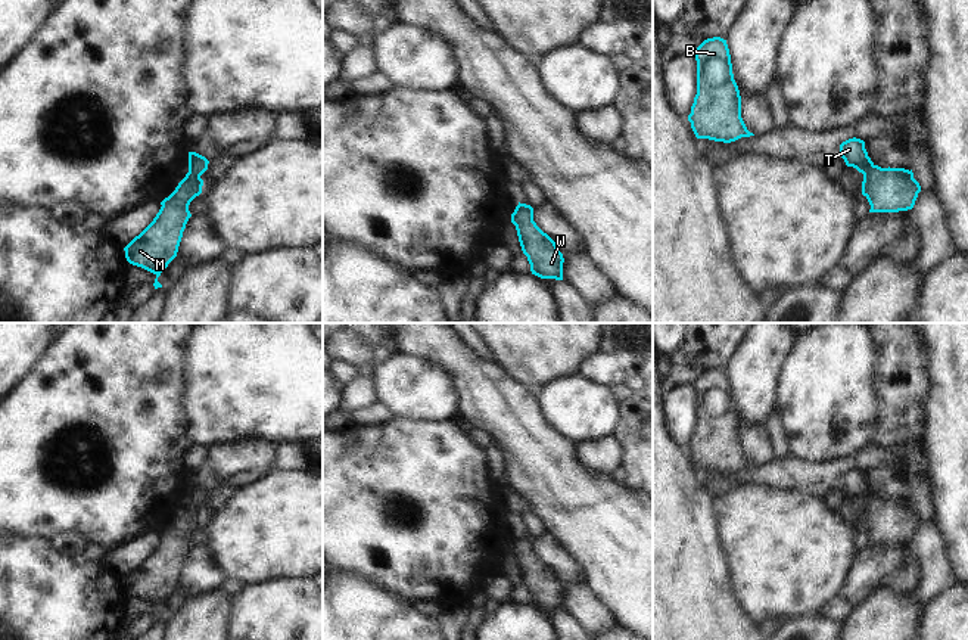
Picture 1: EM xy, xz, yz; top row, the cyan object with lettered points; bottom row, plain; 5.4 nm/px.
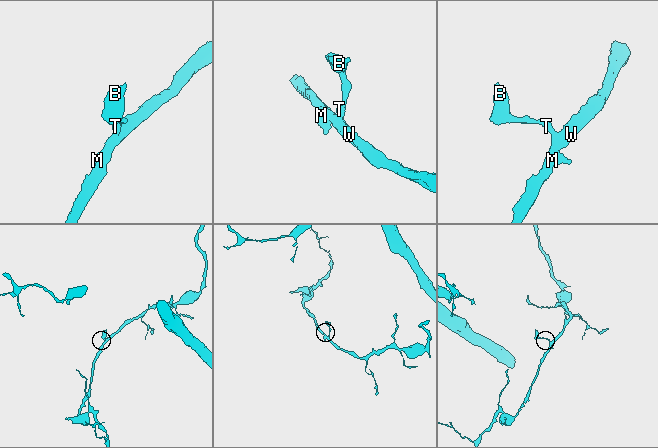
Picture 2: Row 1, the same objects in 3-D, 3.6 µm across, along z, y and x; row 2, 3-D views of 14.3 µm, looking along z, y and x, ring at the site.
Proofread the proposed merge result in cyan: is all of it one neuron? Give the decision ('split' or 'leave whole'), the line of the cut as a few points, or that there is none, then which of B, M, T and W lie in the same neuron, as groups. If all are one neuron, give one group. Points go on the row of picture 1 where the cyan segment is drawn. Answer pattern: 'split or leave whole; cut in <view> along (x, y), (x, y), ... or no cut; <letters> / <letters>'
leave whole; no cut; B M T W

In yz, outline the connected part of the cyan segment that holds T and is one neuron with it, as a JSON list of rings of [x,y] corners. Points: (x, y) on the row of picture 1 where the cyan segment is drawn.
[[[849,139],[840,145],[840,155],[847,167],[863,174],[862,195],[868,199],[869,212],[899,212],[912,209],[919,183],[913,178],[912,170],[881,168],[875,165],[860,139]]]

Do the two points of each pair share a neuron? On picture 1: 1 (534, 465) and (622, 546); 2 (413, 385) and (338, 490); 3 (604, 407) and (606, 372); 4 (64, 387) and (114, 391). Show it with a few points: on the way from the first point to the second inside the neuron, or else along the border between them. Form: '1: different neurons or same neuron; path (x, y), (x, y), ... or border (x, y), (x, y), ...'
1: same neuron; path (556, 485), (578, 508), (600, 524)
2: different neurons; border (394, 415), (428, 421)
3: different neurons; border (579, 372), (604, 387)
4: same neuron; path (75, 395), (102, 395)

